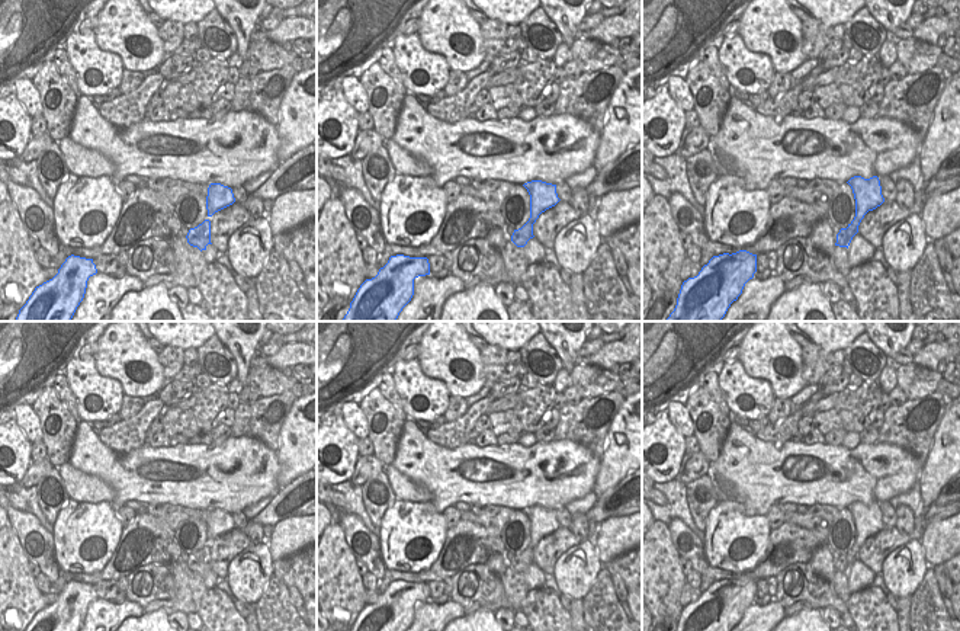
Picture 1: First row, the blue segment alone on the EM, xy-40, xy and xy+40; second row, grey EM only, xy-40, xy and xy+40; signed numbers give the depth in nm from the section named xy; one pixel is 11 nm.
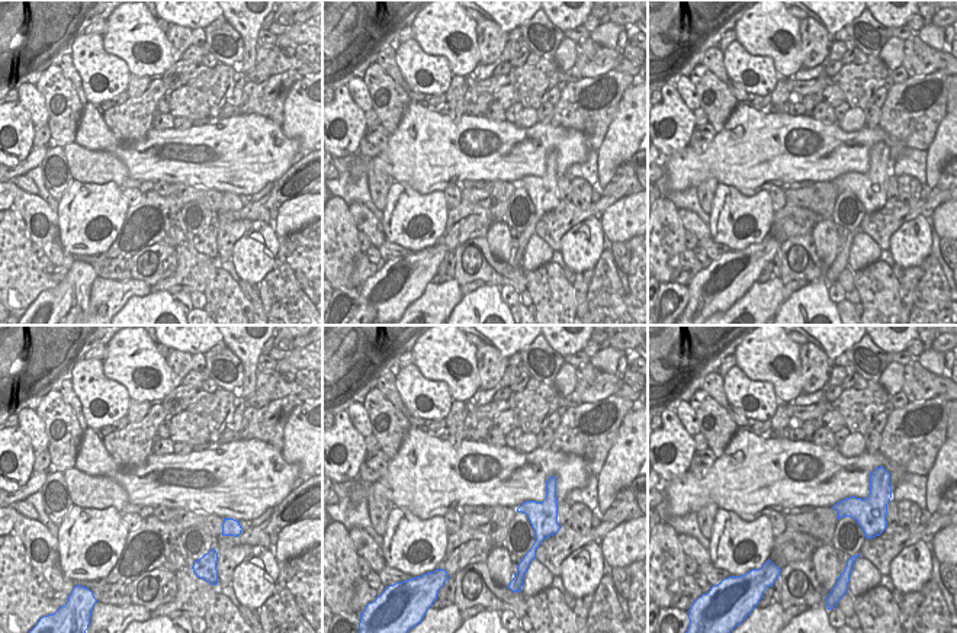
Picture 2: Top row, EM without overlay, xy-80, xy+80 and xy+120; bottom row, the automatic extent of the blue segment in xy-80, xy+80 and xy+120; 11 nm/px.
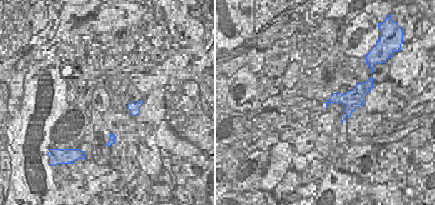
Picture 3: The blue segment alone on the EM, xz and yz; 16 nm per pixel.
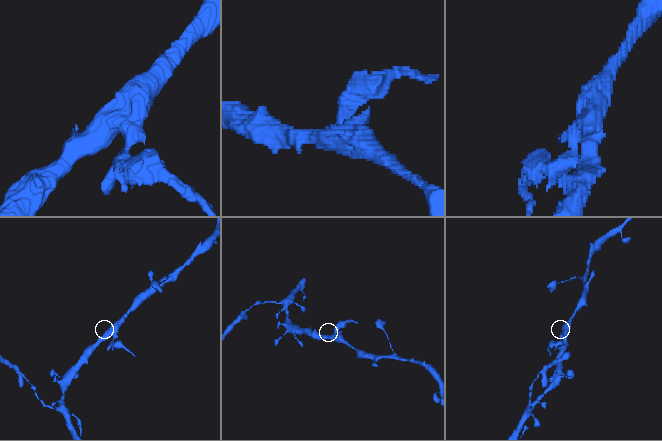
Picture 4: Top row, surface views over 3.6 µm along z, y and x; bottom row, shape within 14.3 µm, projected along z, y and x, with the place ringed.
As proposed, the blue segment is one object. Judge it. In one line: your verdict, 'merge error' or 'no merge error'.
merge error

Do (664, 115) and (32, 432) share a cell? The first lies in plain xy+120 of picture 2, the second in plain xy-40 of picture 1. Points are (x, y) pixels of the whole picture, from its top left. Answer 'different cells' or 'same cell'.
different cells

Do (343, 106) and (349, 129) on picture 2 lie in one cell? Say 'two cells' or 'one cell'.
one cell

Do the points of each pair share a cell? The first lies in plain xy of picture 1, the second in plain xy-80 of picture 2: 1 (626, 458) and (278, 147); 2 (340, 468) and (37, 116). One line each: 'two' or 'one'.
1: two
2: two

